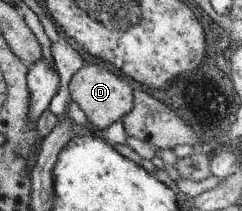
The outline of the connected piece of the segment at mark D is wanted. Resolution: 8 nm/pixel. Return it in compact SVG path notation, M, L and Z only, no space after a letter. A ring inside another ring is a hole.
M89 62L84 63L81 69L78 69L70 81L68 81L68 94L70 100L80 108L88 122L94 127L102 130L124 117L132 108L133 91L130 85L114 75L112 71L105 66L92 65Z

